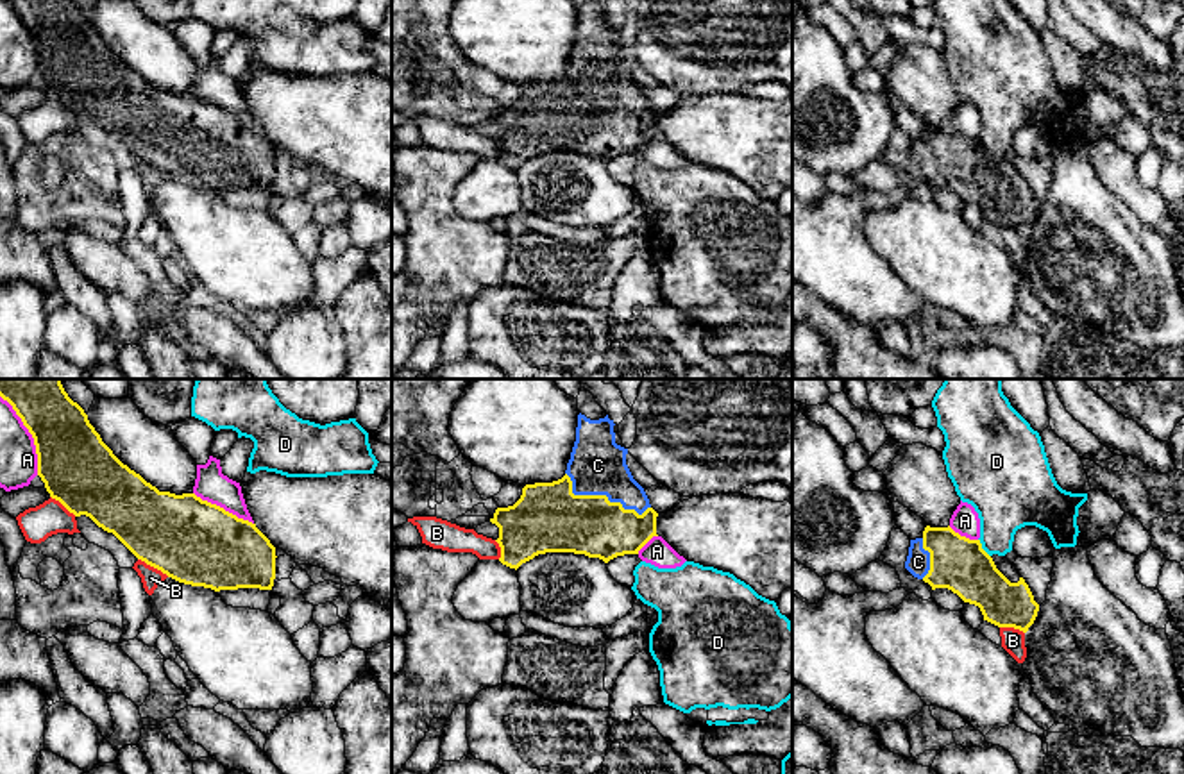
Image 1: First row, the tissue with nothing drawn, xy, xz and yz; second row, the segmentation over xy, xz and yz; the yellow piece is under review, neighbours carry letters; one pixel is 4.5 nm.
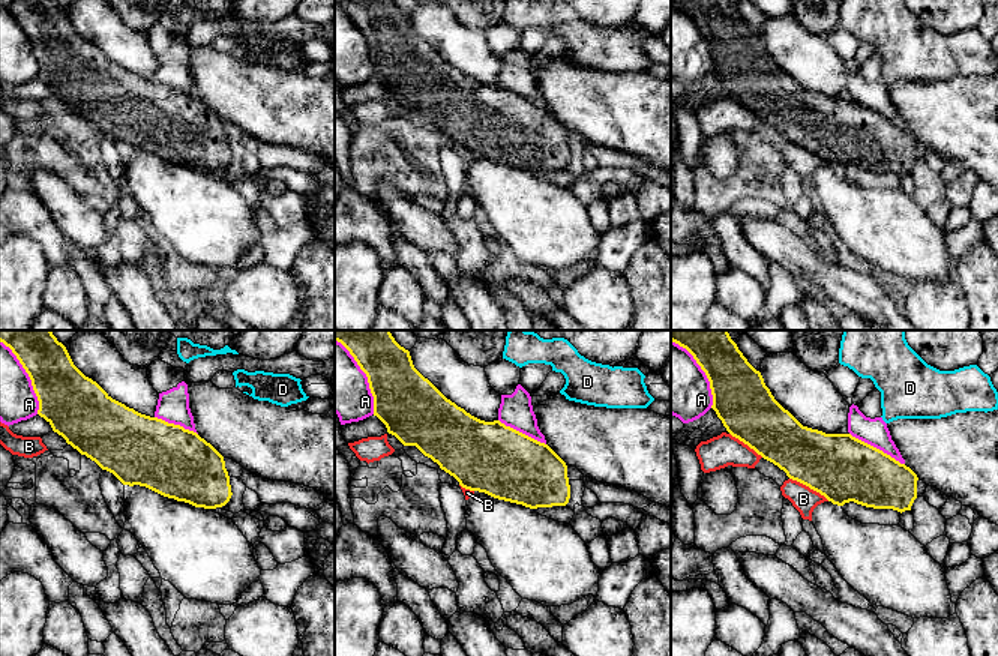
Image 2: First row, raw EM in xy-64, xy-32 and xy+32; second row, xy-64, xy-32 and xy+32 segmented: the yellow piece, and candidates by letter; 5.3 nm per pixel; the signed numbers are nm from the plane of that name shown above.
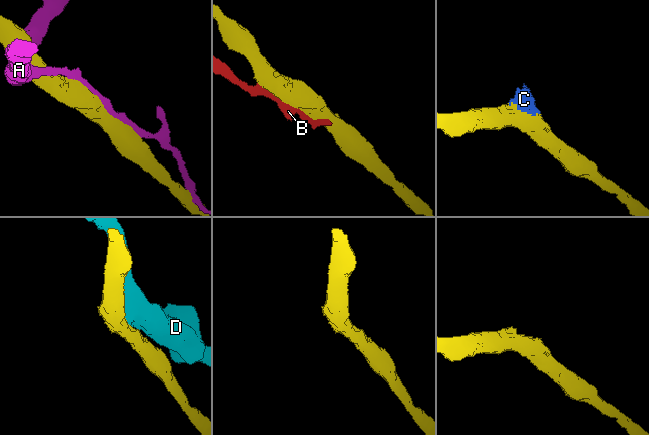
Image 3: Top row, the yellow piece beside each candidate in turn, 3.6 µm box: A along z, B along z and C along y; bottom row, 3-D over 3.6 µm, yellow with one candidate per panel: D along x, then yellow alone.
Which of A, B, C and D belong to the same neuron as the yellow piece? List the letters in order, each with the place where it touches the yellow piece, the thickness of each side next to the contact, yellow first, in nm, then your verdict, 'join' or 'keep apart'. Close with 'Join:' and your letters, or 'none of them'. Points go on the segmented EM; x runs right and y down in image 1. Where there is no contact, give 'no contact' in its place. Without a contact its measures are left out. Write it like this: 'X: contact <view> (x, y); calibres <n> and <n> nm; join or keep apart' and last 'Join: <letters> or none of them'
A: contact xy (31, 433); calibres 320 and 180 nm; keep apart
B: contact xy (154, 567); calibres 380 and 90 nm; keep apart
C: contact xz (601, 496); calibres 300 and 260 nm; join
D: contact yz (981, 547); calibres 240 and 280 nm; keep apart
Join: C

